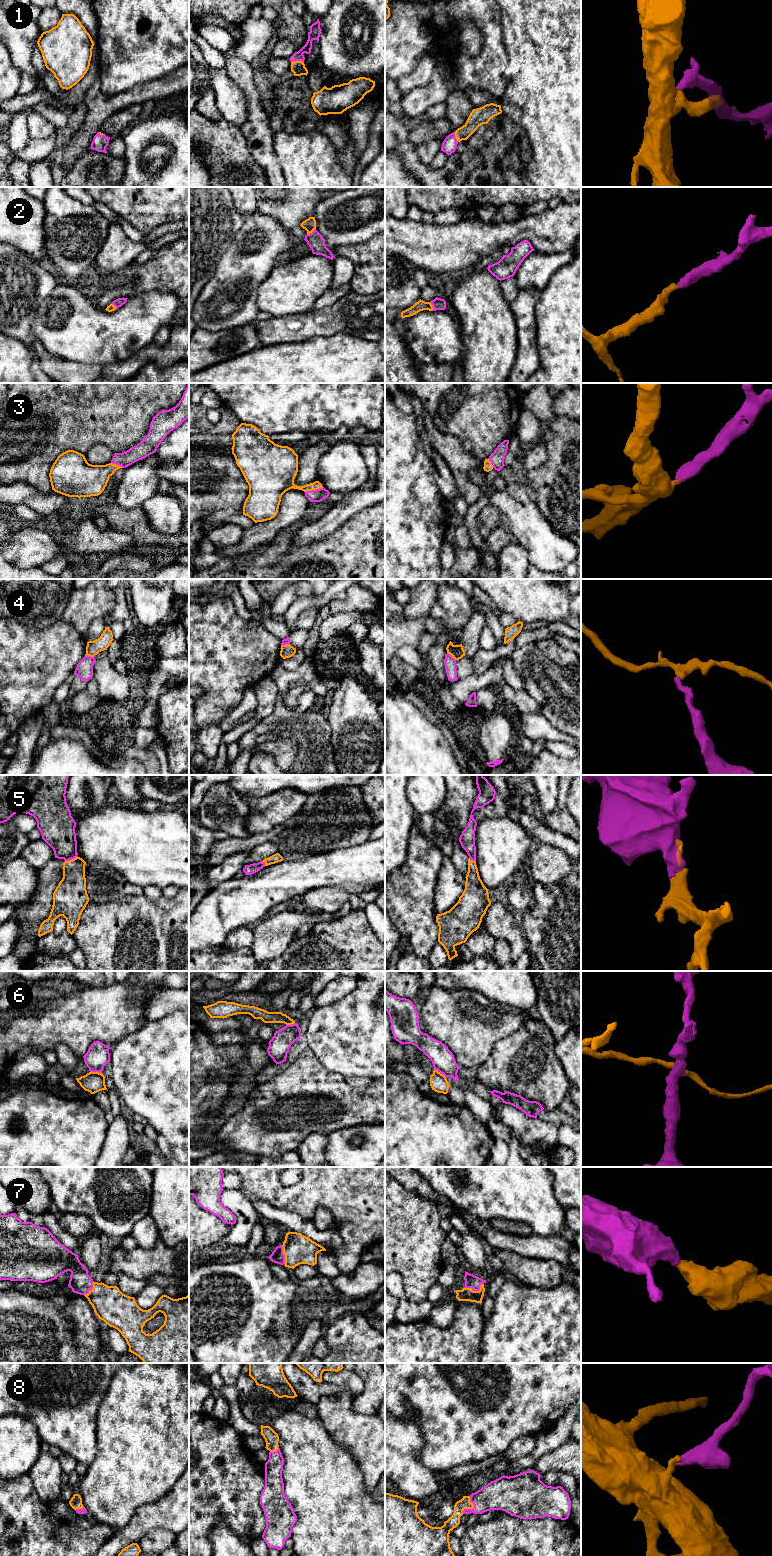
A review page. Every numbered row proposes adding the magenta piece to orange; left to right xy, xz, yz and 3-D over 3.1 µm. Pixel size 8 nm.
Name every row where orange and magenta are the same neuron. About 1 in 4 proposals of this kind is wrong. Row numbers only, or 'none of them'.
1, 2, 3, 5, 7, 8

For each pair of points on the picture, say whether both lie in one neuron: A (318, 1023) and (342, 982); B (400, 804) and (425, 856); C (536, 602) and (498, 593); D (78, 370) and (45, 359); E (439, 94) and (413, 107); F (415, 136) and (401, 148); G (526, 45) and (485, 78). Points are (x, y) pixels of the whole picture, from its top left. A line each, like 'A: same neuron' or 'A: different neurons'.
A: different neurons
B: different neurons
C: same neuron
D: same neuron
E: same neuron
F: different neurons
G: different neurons

